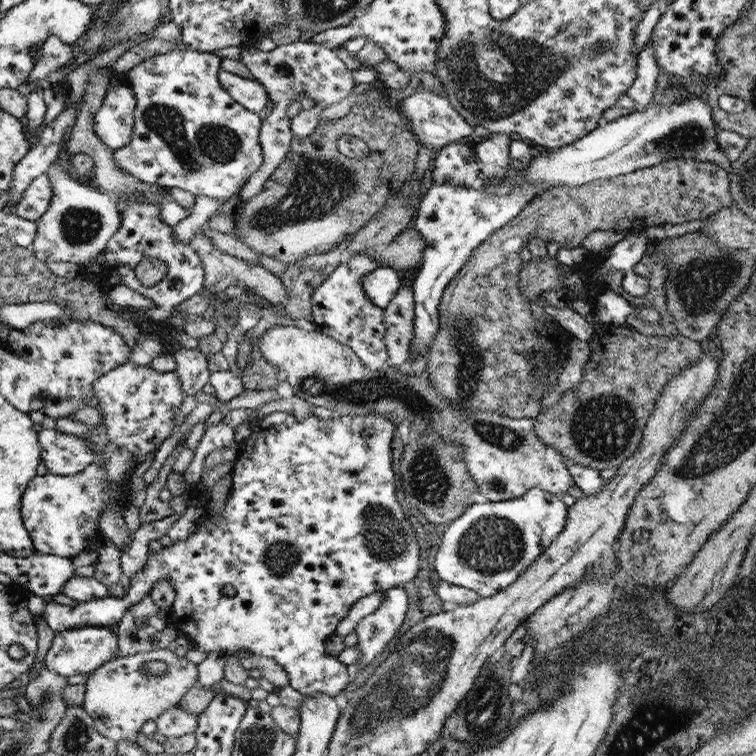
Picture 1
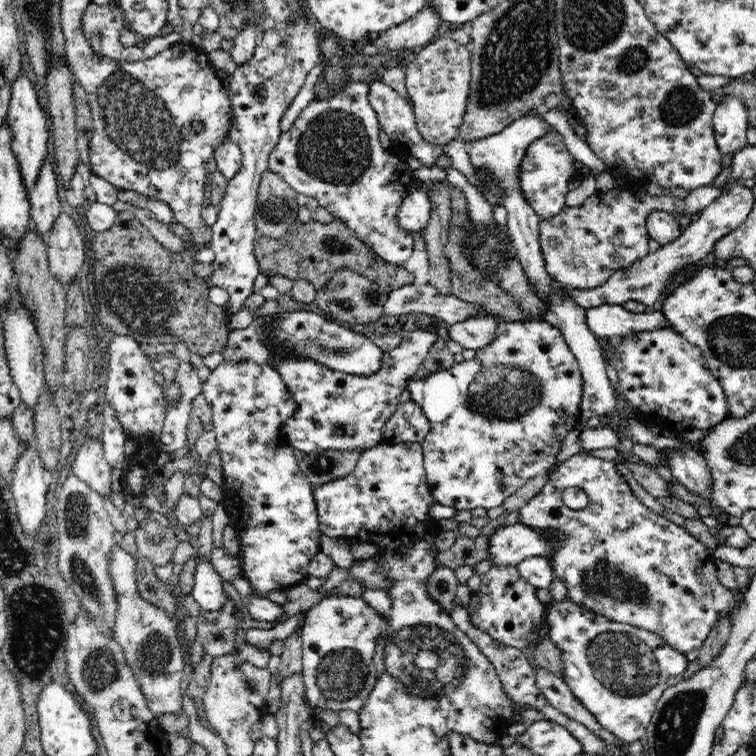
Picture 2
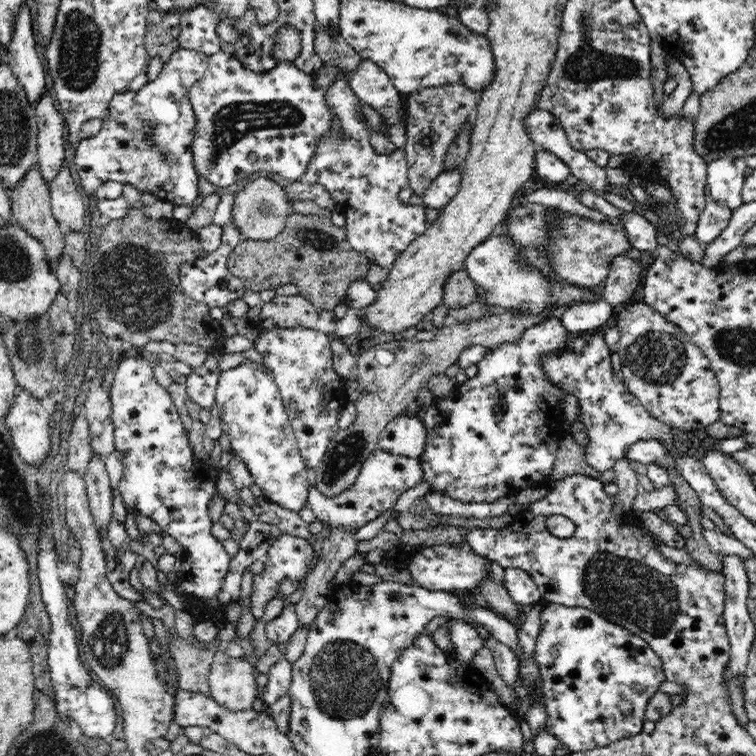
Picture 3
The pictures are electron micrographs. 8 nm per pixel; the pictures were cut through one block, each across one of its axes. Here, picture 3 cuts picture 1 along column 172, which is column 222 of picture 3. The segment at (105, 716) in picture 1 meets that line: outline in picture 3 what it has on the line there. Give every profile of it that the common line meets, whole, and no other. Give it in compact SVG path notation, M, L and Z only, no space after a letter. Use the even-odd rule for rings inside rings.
M216 652L208 675L210 697L232 712L252 709L261 692L257 677L251 659L230 658L225 652Z

